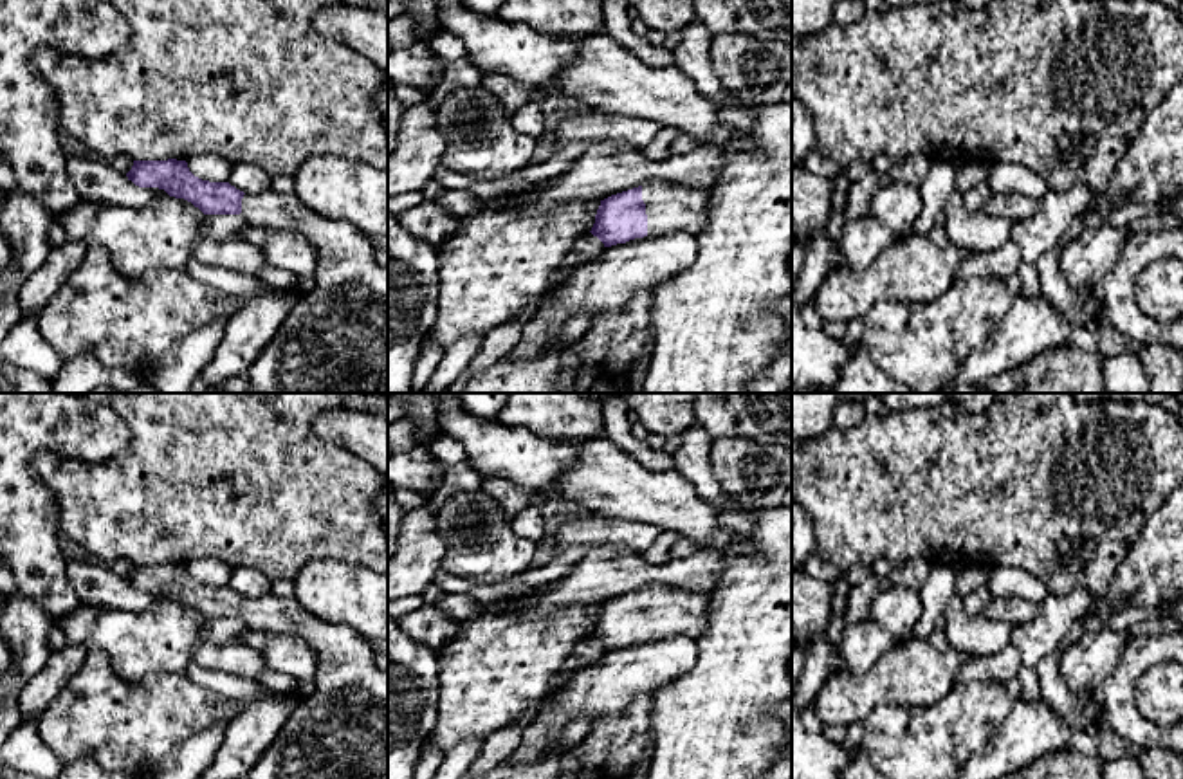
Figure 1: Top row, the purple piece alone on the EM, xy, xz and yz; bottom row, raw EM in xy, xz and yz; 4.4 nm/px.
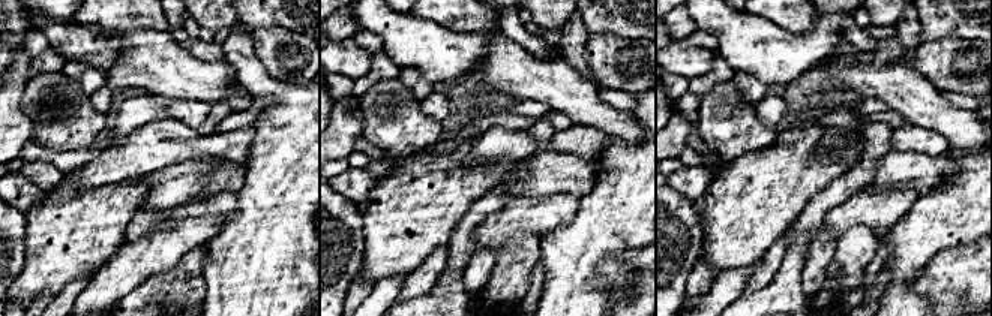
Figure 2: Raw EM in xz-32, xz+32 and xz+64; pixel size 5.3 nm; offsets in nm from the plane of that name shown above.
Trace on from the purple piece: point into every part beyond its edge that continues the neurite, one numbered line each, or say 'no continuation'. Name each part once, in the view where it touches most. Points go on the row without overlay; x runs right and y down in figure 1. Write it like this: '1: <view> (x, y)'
1: xz (669, 610)

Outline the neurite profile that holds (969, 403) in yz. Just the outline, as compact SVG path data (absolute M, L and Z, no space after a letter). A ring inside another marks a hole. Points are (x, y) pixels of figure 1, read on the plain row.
M949 393L949 399L958 404L963 413L981 413L994 402L995 393Z

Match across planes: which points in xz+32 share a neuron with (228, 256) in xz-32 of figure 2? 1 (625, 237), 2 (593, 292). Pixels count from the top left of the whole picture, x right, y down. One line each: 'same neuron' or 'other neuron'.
1: same neuron
2: same neuron

